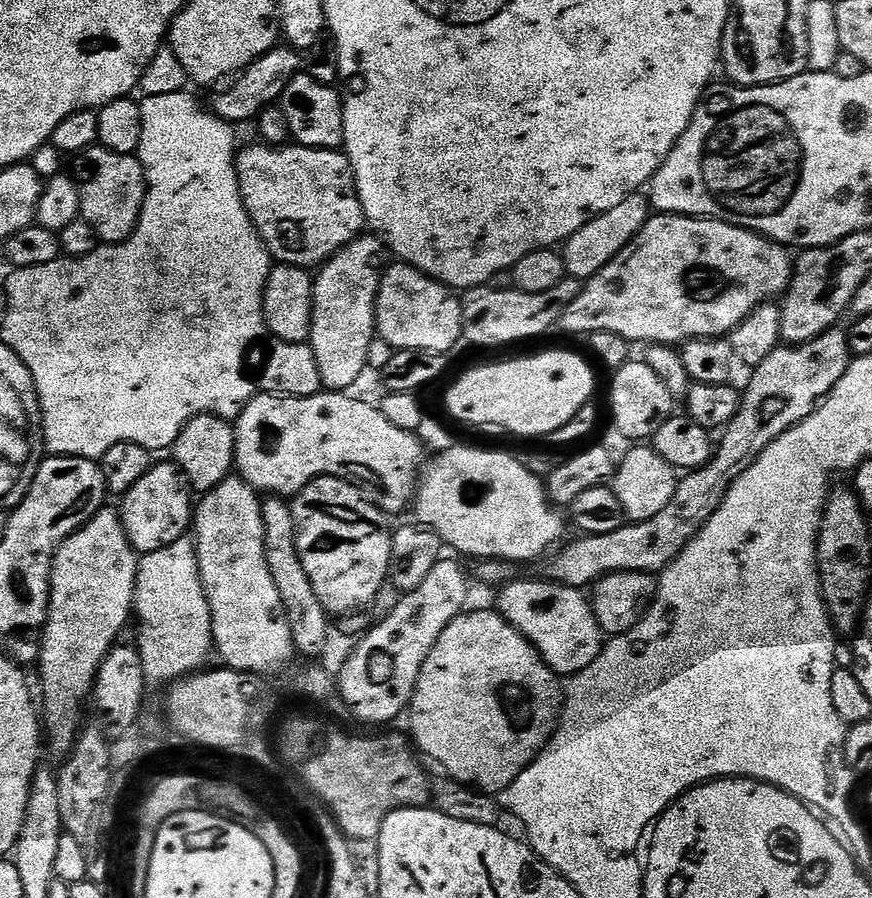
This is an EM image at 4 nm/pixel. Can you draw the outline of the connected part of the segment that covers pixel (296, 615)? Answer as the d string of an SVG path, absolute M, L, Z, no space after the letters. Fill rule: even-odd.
M268 498L261 503L264 519L264 545L266 546L266 566L270 570L270 578L274 578L274 586L278 586L278 594L282 594L282 606L286 606L286 618L290 622L290 634L294 638L297 653L304 656L324 656L327 634L332 629L330 613L318 602L318 594L314 594L314 586L310 586L310 578L306 578L306 566L302 566L302 558L296 545L296 527L292 505L284 498Z

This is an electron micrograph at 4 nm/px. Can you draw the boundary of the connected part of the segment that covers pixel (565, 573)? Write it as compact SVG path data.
M840 326L805 344L776 348L766 362L751 369L752 377L748 389L743 389L740 408L723 429L724 437L719 437L712 459L703 468L689 471L685 475L688 477L677 483L676 496L662 514L654 514L649 520L625 522L618 530L610 530L610 534L580 534L577 540L569 539L547 557L543 575L556 584L584 590L615 572L663 572L720 509L735 480L758 462L766 446L816 411L820 401L846 374L849 363L848 334Z

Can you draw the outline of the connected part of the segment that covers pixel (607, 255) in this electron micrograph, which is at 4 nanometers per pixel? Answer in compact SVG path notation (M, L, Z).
M637 194L626 198L626 202L618 202L614 210L606 210L606 214L595 216L575 232L563 245L564 270L571 279L587 282L594 274L601 272L628 243L636 237L650 219L650 200L647 195Z

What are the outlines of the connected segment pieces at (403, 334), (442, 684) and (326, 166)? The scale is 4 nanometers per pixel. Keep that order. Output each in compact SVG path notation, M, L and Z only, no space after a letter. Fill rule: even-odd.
M396 262L396 265L385 267L380 278L380 289L376 295L376 331L379 339L390 342L397 350L409 348L423 352L451 353L451 348L462 340L462 310L461 297L455 291L449 290L439 280L432 279L413 268L410 264Z
M465 611L442 630L442 638L438 638L418 674L410 705L410 736L415 747L437 760L451 779L480 790L503 790L552 739L562 711L562 688L556 685L556 673L545 664L536 647L504 621L499 611L491 611Z
M255 143L249 148L241 147L237 151L236 173L240 183L242 202L254 226L260 231L260 237L264 239L264 245L271 252L273 261L312 270L327 264L336 253L341 252L351 240L355 240L365 231L366 221L356 193L352 163L343 151Z

